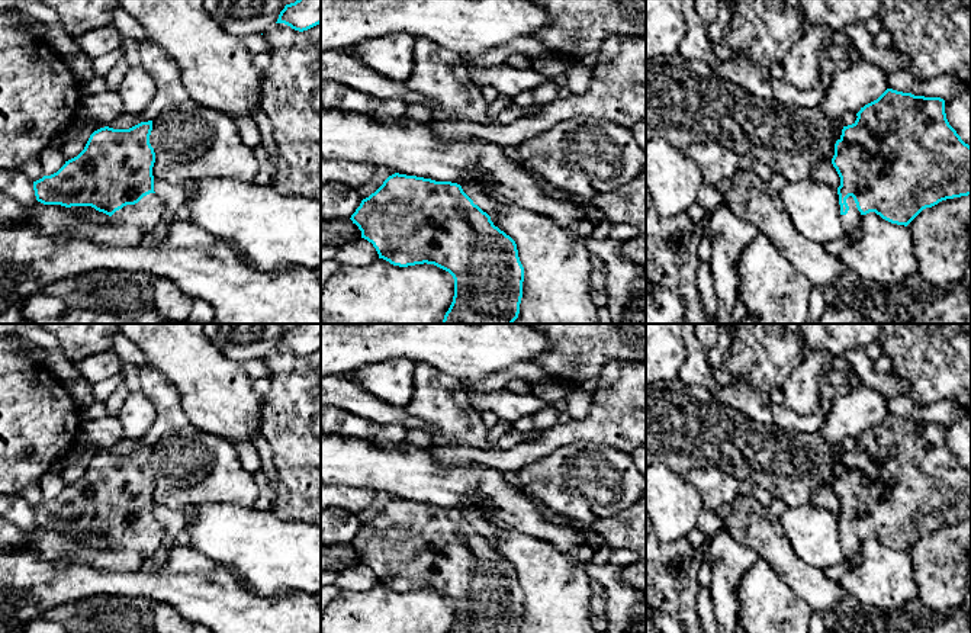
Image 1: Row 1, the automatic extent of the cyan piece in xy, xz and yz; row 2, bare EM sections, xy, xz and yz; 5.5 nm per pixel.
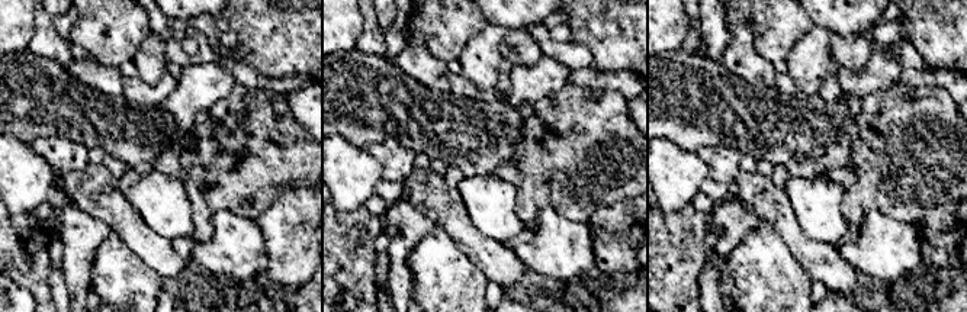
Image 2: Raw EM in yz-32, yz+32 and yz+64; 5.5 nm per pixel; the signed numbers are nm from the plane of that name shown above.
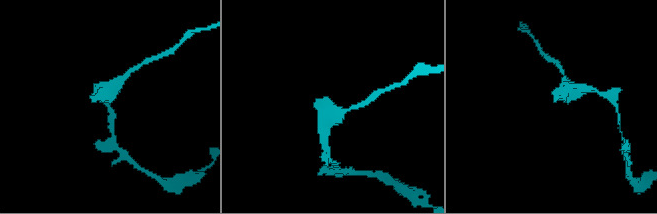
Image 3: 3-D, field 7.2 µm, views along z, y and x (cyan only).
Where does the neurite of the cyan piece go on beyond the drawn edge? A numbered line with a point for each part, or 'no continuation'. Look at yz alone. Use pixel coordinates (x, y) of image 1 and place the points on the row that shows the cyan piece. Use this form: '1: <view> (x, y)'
1: yz (851, 221)

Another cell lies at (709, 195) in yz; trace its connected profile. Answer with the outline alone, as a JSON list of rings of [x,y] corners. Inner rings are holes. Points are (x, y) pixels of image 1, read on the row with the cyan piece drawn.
[[[704,181],[698,190],[697,202],[708,211],[714,211],[717,206],[723,205],[723,196],[718,186]]]

